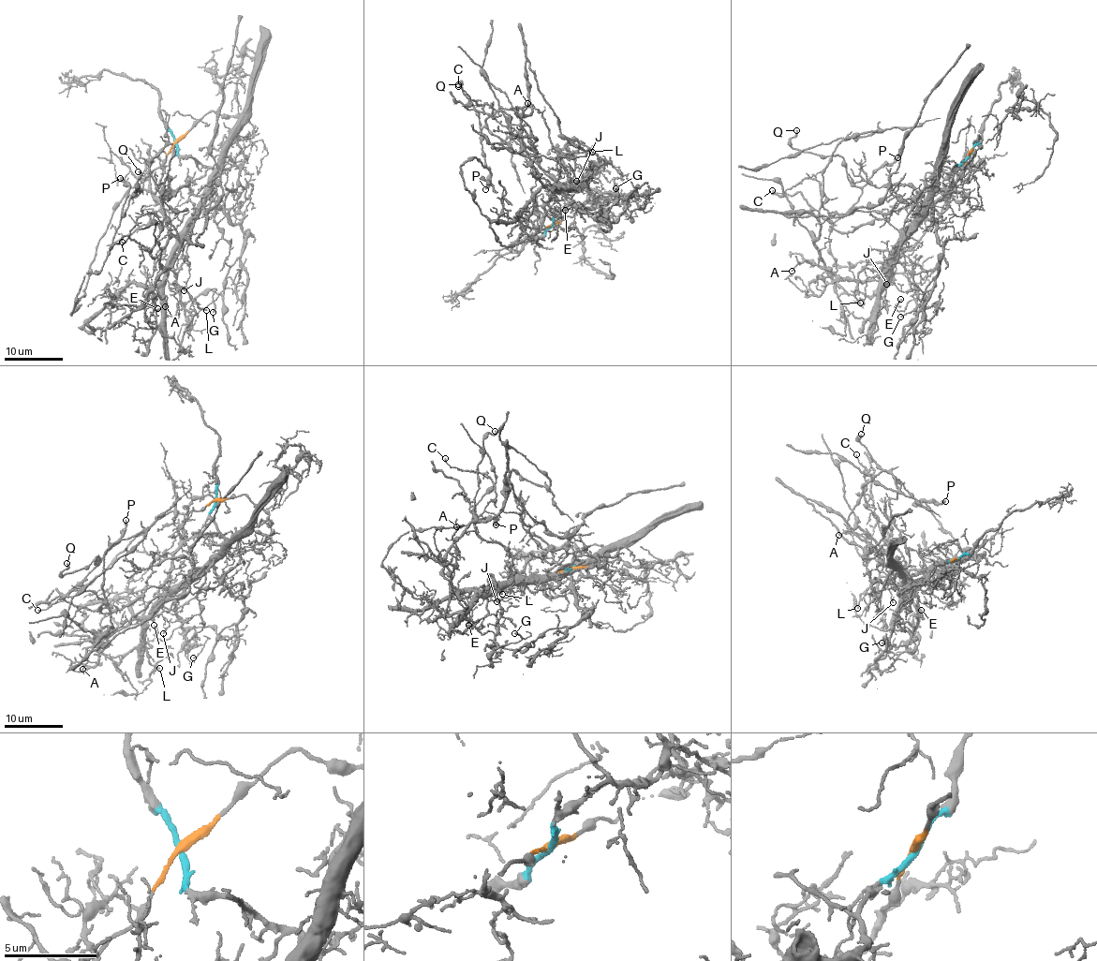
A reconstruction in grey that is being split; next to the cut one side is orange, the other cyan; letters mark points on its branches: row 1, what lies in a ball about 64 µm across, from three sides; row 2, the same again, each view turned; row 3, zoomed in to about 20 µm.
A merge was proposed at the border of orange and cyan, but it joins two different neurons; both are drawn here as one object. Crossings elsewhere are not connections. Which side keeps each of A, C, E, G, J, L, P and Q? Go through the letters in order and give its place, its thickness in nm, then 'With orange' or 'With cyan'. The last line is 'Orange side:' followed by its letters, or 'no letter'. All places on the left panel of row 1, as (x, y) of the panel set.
A: Place: (165, 306). Thickness 140 nm. With cyan
C: Place: (122, 242). Thickness 130 nm. With cyan
E: Place: (157, 308). Thickness 80 nm. With cyan
G: Place: (213, 312). Thickness 170 nm. With cyan
J: Place: (184, 290). Thickness 100 nm. With cyan
L: Place: (206, 310). Thickness 150 nm. With cyan
P: Place: (120, 178). Thickness 360 nm. With orange
Q: Place: (138, 171). Thickness 220 nm. With orange
Orange side: P, Q

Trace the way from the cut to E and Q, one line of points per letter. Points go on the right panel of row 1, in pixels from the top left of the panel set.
E: (970, 155), (956, 169), (953, 188), (934, 193), (902, 243), (898, 262), (917, 292), (897, 310), (900, 298)
Q: (969, 155), (921, 240), (893, 259), (840, 267), (829, 232), (862, 191), (840, 156), (794, 149), (795, 129)

